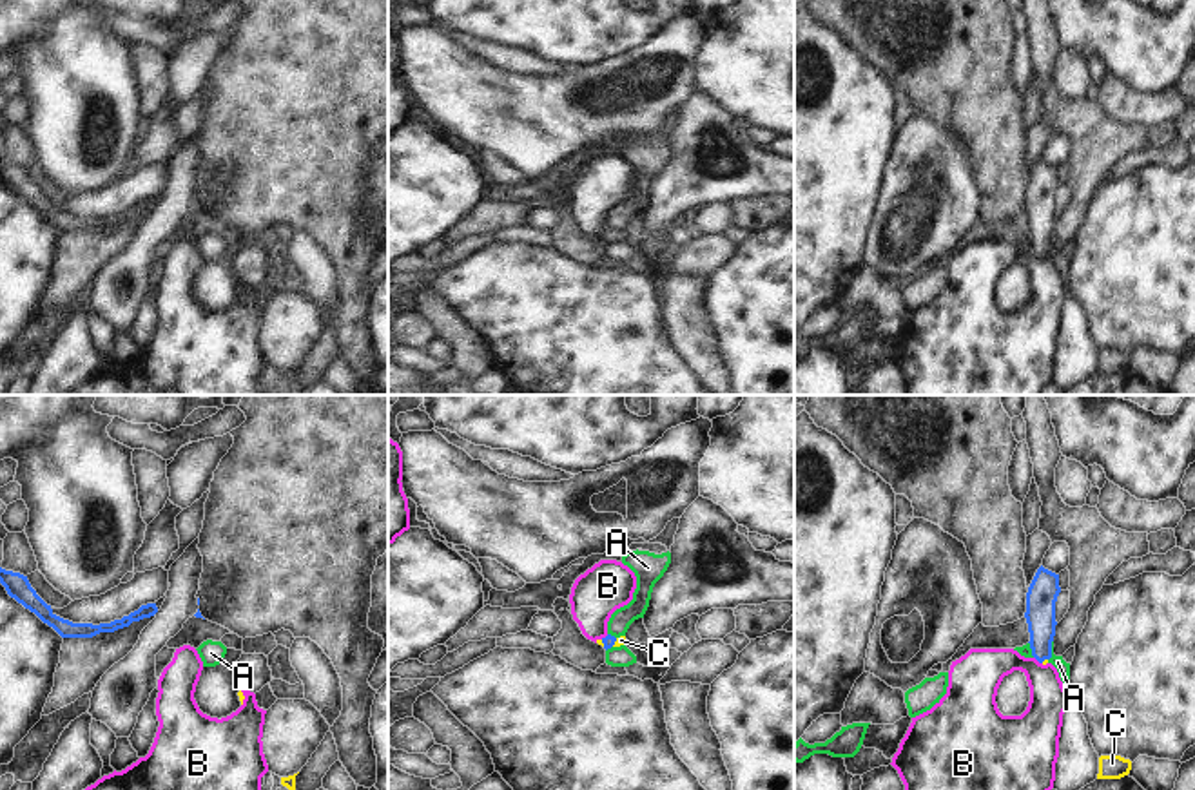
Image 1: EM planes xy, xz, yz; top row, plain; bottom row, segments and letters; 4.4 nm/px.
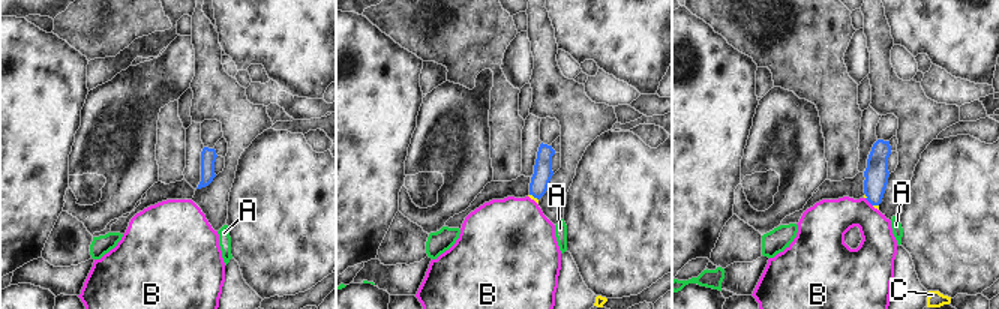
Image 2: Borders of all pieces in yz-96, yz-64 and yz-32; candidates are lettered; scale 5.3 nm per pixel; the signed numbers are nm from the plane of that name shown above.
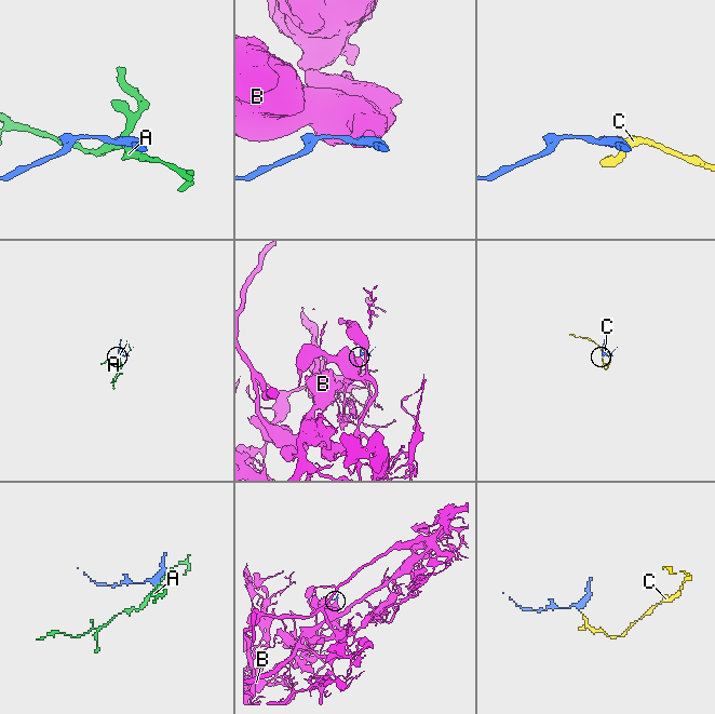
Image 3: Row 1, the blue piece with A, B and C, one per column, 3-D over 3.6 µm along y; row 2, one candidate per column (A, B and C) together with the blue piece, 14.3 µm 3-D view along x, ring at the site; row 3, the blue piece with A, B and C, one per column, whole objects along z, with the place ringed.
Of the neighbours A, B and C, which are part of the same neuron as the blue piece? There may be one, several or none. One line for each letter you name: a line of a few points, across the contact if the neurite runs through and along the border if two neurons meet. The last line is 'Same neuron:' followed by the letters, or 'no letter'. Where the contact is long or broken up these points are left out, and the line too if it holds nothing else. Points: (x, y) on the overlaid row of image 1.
C: line xz (610, 640), (615, 640), (621, 640)
Same neuron: C

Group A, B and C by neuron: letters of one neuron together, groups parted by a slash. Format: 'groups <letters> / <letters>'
groups A / B / C

